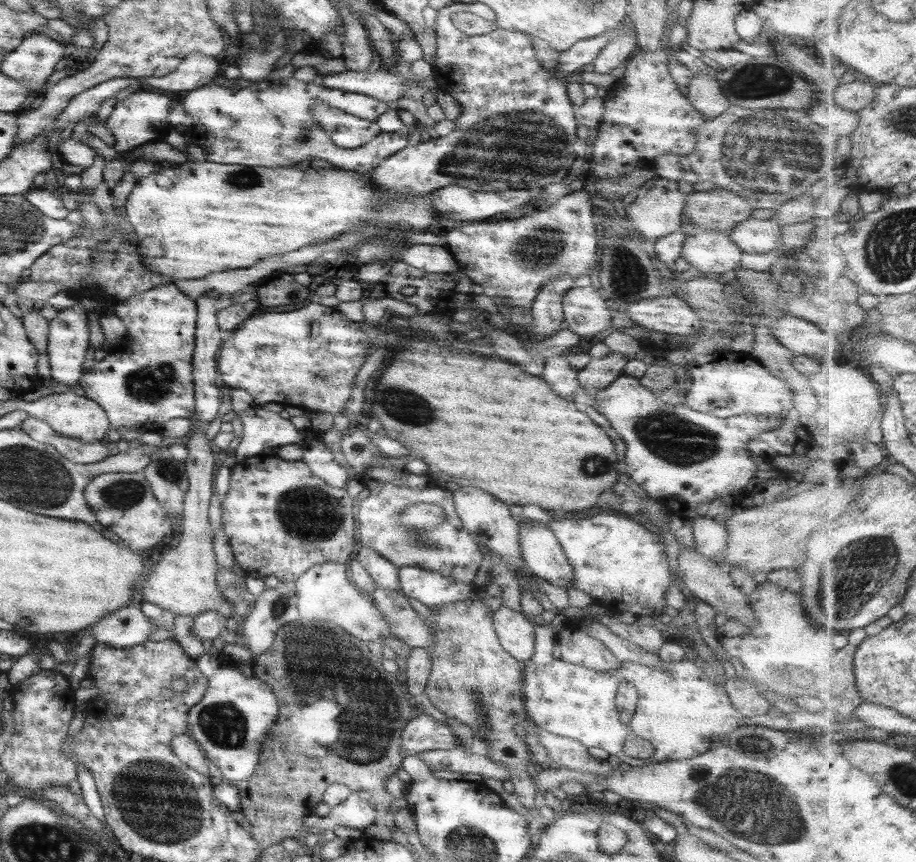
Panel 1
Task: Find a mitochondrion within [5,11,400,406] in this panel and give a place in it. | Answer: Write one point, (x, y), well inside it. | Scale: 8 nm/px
(244, 178)

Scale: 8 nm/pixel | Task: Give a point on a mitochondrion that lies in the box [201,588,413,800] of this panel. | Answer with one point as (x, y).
(303, 663)

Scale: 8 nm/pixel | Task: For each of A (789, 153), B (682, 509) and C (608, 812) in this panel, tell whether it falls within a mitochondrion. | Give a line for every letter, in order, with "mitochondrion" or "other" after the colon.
A: mitochondrion
B: other
C: other

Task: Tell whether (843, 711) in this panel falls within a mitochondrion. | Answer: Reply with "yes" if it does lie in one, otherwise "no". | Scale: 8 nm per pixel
no

